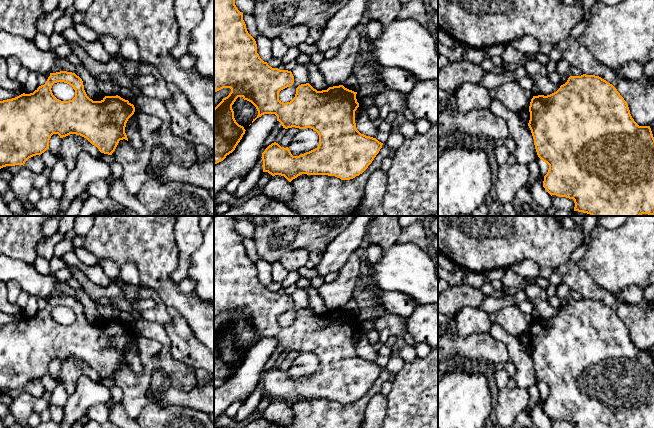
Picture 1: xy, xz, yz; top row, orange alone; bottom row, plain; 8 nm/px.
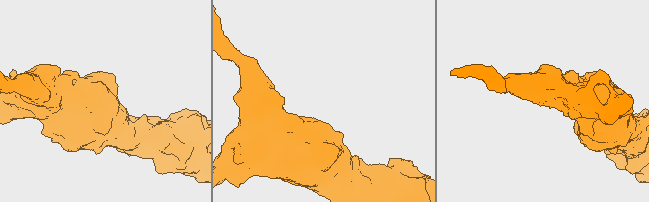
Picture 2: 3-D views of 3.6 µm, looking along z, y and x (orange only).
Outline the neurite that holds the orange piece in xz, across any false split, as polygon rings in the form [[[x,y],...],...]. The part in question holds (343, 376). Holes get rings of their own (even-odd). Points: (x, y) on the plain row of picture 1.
[[[214,216],[214,317],[230,312],[229,319],[214,332],[214,389],[223,385],[227,379],[232,377],[243,359],[245,353],[239,349],[234,342],[232,329],[238,321],[251,326],[257,333],[258,339],[252,347],[264,338],[275,338],[283,352],[311,352],[319,359],[317,372],[299,380],[293,380],[288,371],[281,371],[274,366],[262,377],[263,396],[272,400],[284,400],[289,406],[302,398],[335,400],[341,404],[350,404],[362,398],[372,387],[382,372],[383,367],[376,362],[361,358],[355,347],[355,335],[359,331],[356,323],[357,316],[345,312],[343,309],[329,311],[327,314],[317,315],[309,307],[301,308],[296,312],[295,321],[287,327],[279,324],[279,316],[294,307],[291,295],[272,292],[264,286],[257,277],[255,263],[248,257],[243,244],[243,237],[235,229],[236,220],[232,216]]]

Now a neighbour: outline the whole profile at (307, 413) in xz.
[[[383,367],[382,372],[368,392],[350,404],[335,400],[302,398],[290,407],[293,420],[287,428],[360,428],[366,407],[371,398],[380,393],[382,385],[391,373]]]

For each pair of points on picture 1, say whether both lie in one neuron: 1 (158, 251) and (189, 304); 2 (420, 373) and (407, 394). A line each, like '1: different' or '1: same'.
1: same
2: same

